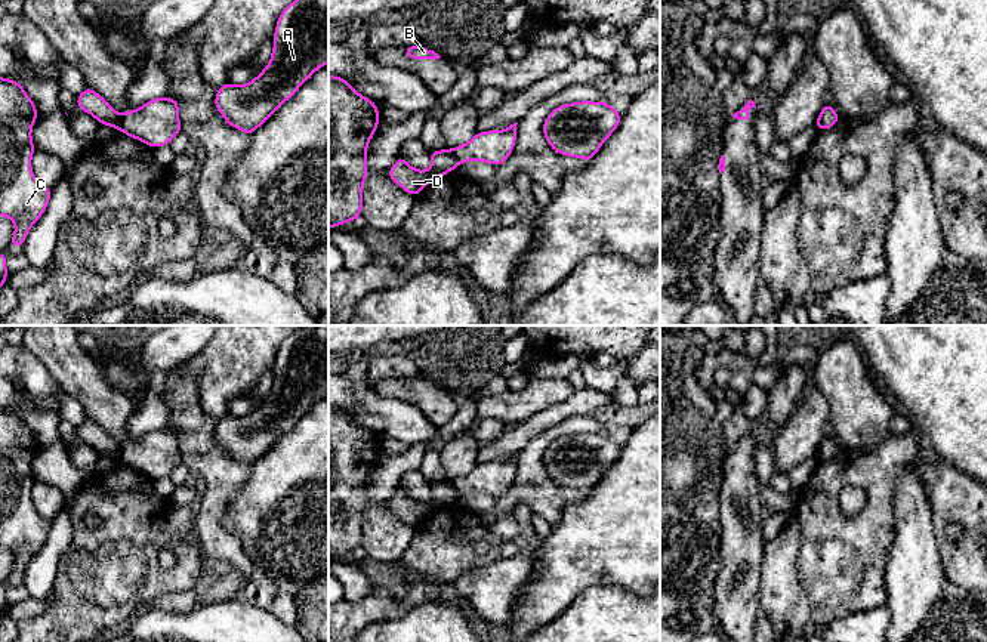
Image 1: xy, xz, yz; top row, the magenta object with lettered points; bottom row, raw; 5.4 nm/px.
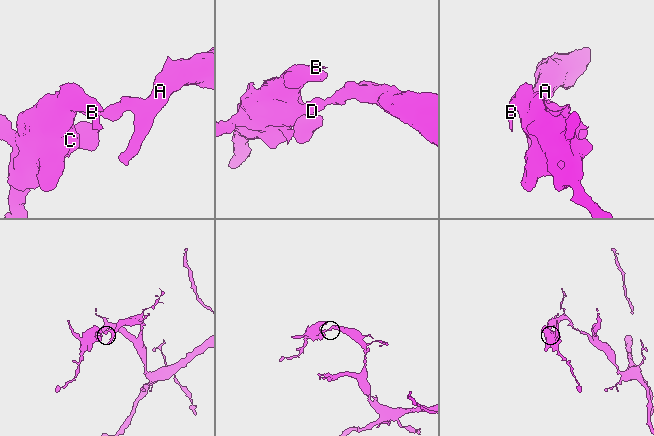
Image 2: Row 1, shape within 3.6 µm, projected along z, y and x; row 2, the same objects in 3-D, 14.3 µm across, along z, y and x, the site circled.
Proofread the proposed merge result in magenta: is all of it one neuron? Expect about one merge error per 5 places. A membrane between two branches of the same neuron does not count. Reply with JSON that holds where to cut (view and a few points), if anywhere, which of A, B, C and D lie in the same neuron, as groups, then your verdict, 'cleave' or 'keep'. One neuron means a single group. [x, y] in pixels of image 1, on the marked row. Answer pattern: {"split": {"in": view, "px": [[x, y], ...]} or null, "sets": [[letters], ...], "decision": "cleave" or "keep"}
{"split": {"in": "xz", "px": [[449, 150], [460, 163]]}, "sets": [["A"], ["B", "C", "D"]], "decision": "cleave"}

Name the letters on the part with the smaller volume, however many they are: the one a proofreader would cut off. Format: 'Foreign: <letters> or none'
Foreign: B, C, D

